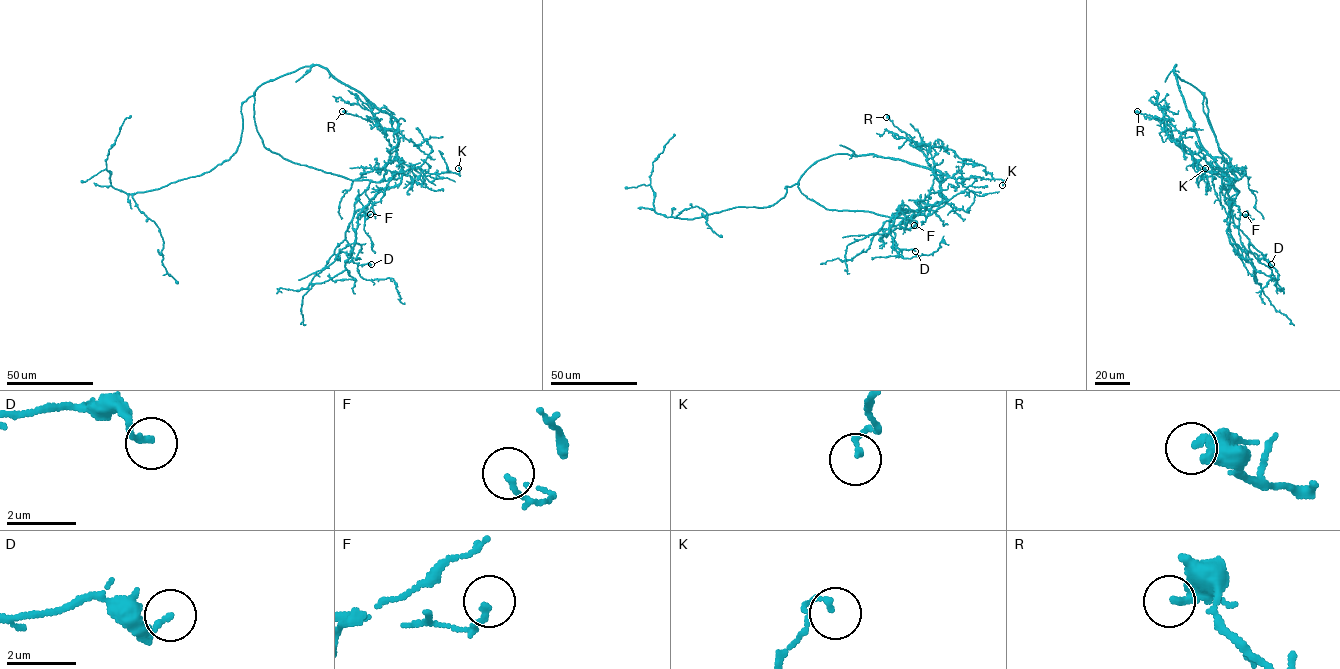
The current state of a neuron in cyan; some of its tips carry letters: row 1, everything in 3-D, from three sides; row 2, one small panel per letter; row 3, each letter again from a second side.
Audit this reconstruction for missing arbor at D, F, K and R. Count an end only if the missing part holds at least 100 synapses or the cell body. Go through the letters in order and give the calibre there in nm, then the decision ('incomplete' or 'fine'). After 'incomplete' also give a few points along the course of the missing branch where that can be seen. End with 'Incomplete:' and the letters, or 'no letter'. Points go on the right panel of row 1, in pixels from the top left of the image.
D: calibre 170 nm; fine
F: calibre 160 nm; fine
K: calibre 150 nm; fine
R: calibre 300 nm; fine
Incomplete: no letter

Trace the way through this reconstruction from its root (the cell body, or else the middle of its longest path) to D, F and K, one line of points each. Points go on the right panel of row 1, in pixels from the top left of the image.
D: (1209, 123), (1238, 180), (1224, 196), (1233, 222), (1271, 264)
F: (1209, 123), (1238, 180), (1224, 197), (1233, 200), (1230, 206), (1232, 201), (1241, 214), (1245, 214)
K: (1209, 123), (1238, 180), (1235, 182), (1206, 154), (1197, 163), (1197, 181), (1199, 172), (1205, 168)

